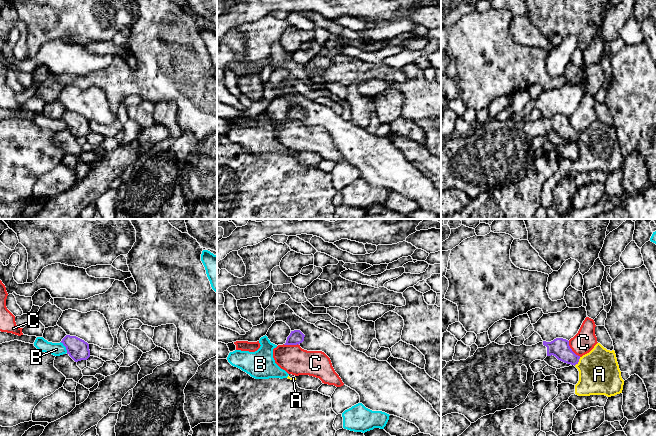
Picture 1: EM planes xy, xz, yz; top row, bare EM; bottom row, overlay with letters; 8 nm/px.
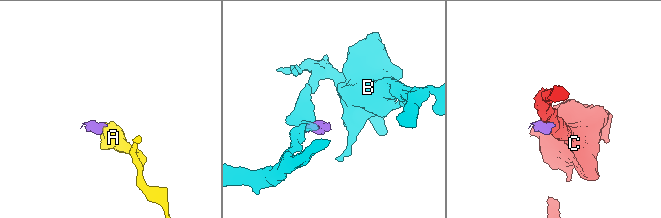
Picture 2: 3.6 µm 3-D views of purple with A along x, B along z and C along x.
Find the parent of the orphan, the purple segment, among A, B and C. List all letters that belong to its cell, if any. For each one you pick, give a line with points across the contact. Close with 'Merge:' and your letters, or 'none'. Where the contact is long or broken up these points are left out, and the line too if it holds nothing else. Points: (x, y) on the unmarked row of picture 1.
A: Path across: yz (559, 123), (569, 133), (578, 137), (591, 142), (599, 150)
Merge: A

